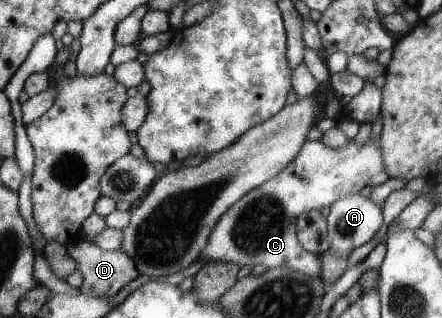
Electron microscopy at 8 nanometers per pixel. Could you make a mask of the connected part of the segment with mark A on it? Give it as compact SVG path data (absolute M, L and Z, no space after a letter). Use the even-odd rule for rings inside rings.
M351 193L348 196L339 198L328 205L329 213L325 217L326 234L330 239L329 249L339 255L350 254L355 248L363 245L375 235L381 227L383 216L381 207L371 198L361 196L359 193Z

